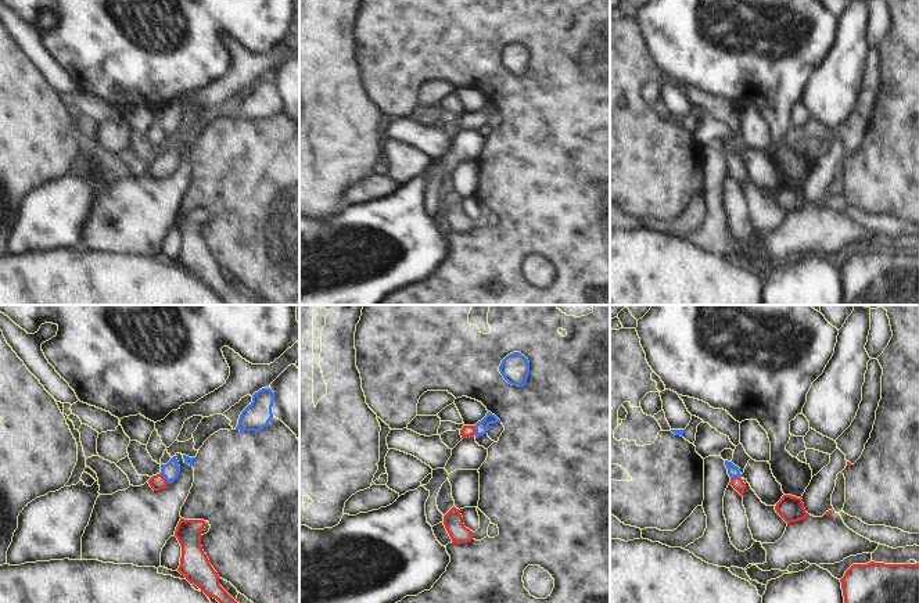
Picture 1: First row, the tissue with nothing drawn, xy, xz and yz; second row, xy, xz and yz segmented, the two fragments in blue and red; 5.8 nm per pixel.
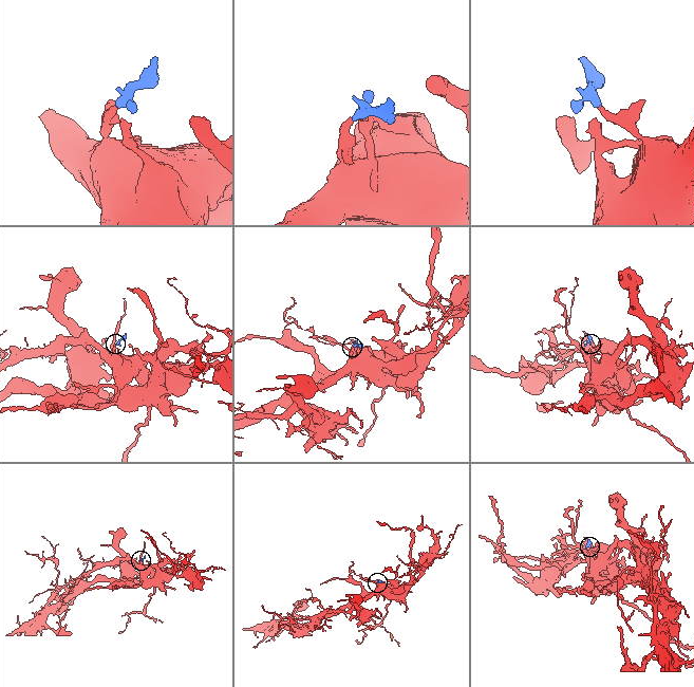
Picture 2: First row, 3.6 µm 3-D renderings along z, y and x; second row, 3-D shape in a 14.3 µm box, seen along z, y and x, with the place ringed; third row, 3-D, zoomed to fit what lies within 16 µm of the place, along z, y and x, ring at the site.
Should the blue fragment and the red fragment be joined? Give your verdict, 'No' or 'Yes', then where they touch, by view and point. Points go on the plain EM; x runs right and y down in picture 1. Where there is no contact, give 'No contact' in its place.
Yes. Touches blue at xy (164, 165)

